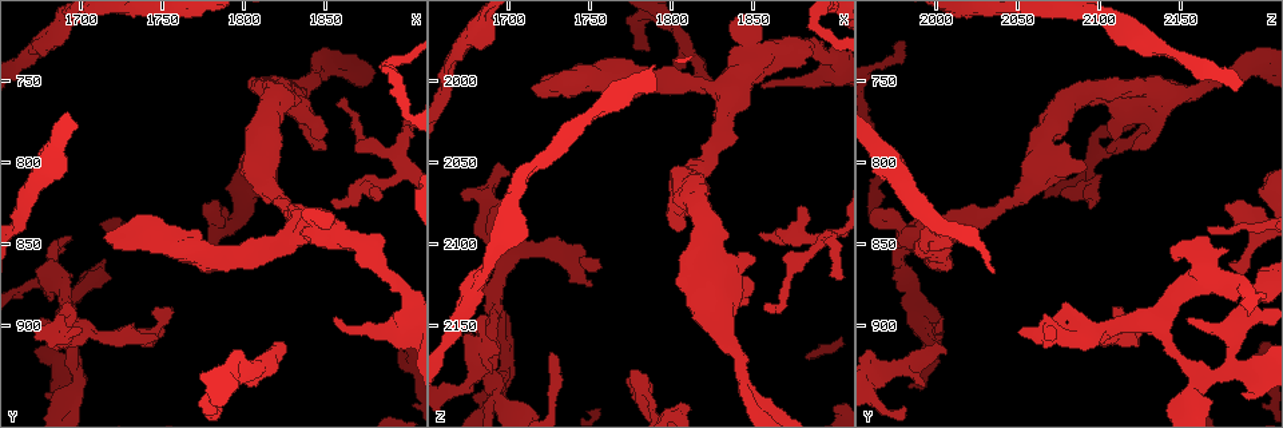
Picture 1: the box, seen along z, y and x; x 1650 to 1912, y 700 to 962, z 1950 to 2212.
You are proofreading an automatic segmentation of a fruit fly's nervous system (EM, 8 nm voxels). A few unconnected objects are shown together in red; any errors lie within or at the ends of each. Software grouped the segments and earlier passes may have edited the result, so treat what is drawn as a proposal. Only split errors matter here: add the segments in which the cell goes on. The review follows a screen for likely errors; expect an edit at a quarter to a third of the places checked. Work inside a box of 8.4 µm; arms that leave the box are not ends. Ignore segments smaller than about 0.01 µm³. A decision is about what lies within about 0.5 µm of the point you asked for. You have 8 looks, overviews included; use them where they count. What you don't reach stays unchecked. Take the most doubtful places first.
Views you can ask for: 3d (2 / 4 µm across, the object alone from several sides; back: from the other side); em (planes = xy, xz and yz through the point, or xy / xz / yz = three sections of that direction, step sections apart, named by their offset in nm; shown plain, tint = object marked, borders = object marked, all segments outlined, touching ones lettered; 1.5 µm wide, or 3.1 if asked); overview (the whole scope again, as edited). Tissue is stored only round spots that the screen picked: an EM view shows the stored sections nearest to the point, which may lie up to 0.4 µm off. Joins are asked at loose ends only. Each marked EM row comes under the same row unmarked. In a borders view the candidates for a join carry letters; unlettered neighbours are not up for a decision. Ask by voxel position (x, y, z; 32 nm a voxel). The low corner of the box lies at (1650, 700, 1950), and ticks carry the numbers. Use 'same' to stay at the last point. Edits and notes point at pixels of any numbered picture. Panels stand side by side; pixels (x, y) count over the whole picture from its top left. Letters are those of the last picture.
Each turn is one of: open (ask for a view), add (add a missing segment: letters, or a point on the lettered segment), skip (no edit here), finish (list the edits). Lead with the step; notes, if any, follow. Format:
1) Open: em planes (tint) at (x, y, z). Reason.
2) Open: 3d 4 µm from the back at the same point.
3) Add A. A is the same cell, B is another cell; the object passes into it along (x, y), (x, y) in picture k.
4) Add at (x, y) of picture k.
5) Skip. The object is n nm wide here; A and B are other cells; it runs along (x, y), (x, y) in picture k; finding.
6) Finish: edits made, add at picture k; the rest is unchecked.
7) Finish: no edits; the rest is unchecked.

Open: em planes (borders) at (1858, 760, 2138). Tapers out.

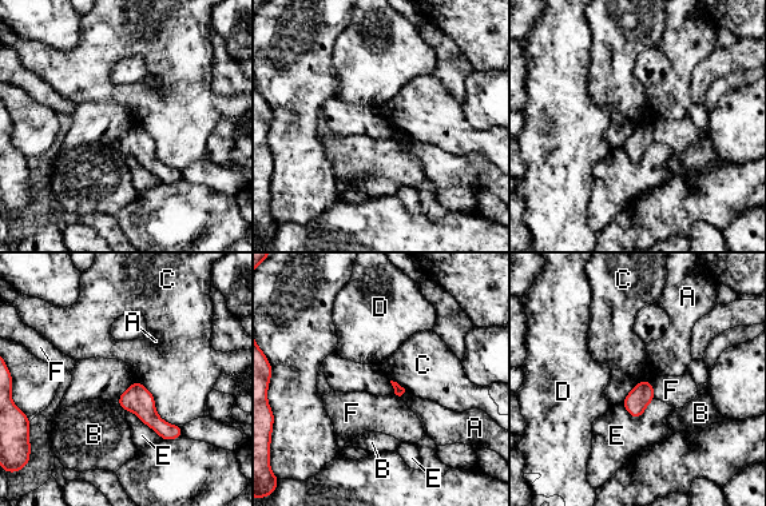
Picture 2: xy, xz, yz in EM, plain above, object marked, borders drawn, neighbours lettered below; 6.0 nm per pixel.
Skip. The longest contact is with C, 400 nm; A, B, C, D, E and F are other cells; a border runs along (135, 381), (181, 427) in picture 2; none of them fits.

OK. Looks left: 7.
Open: em planes (borders) at (1856, 894, 2002). Free end.

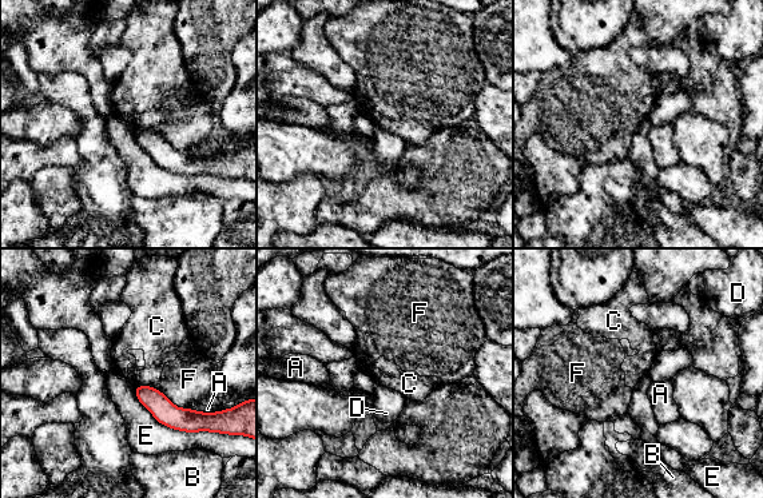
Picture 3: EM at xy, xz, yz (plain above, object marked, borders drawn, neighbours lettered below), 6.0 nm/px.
Skip. The object is 140 nm wide here; A, B, C, D, E and F are other cells; a border runs along (147, 385), (136, 385), (134, 387) in picture 3; none of them fits.

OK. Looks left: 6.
Open: 3d 4 µm at (1800, 934, 1992). Branch stops here.

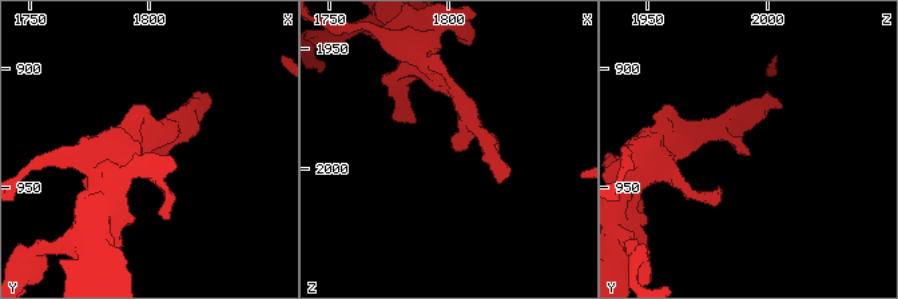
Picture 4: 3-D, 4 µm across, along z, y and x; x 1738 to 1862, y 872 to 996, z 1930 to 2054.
Open: em planes (borders) at (1801, 934, 1990). Need the tissue.

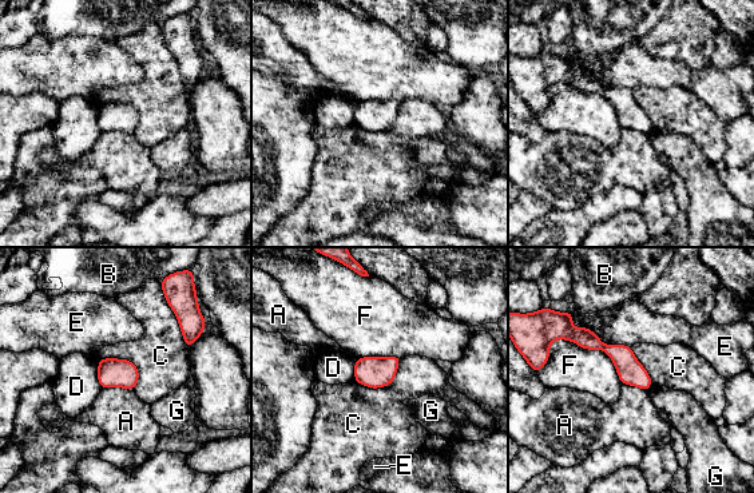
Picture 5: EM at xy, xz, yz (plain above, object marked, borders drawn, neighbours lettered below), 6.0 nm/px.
Skip. The longest contact is with F, 500 nm; A, B, C, D, E, F and G are other cells; a border runs along (96, 362), (96, 380), (102, 388) in picture 5; no lettered segment goes on from it.

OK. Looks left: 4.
Finish: no edits; the rest is unchecked.

